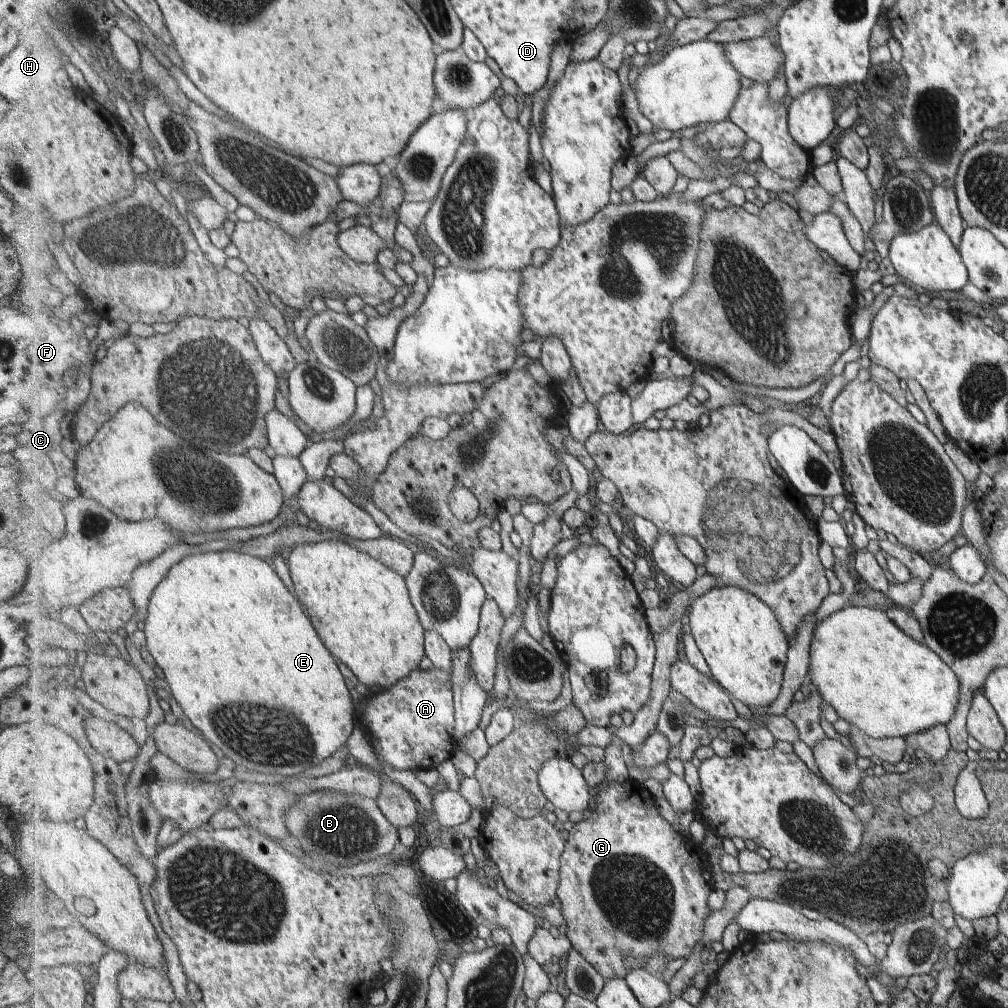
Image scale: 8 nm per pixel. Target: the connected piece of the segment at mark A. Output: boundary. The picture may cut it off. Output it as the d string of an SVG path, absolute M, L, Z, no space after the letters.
M418 668L406 679L387 690L371 692L369 708L360 718L363 728L368 728L368 738L374 752L380 752L383 759L394 769L400 771L436 769L442 762L451 759L454 752L459 749L460 742L455 735L457 727L457 706L455 703L455 691L451 688L452 673L440 668L424 670Z

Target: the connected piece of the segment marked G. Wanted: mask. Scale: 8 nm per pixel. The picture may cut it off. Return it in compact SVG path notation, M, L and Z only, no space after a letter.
M628 778L626 782L614 781L605 787L600 787L596 797L597 808L594 812L583 816L583 819L572 826L570 838L567 842L567 851L562 860L562 884L559 890L559 900L562 902L562 913L568 924L568 936L576 947L606 978L626 979L630 970L627 968L627 958L630 955L641 959L649 959L660 953L667 956L669 961L676 958L686 958L696 950L696 946L704 938L704 926L710 913L710 894L716 888L714 872L708 858L700 844L685 836L674 828L671 820L663 815L658 800L650 793L643 783Z

